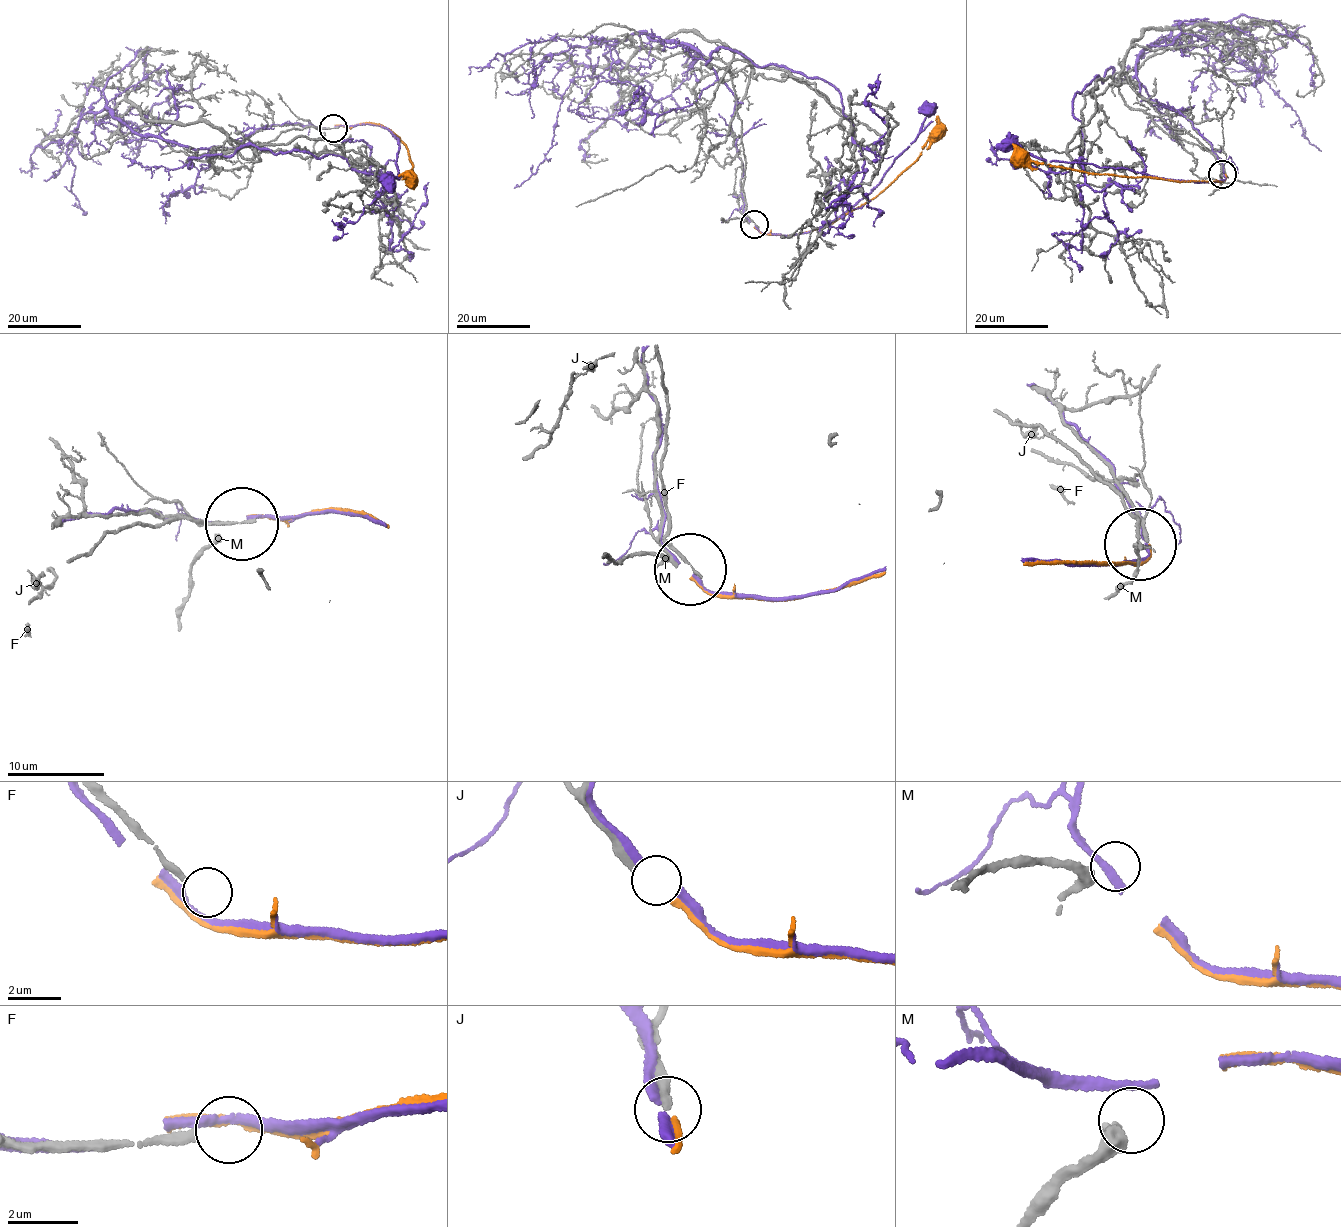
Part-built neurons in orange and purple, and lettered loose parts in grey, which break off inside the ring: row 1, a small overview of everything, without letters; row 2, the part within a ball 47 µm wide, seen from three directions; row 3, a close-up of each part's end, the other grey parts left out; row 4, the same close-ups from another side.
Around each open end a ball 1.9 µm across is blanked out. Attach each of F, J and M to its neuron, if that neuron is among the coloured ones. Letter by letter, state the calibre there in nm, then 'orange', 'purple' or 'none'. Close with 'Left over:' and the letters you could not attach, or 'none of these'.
F: 260 nm | none
J: 280 nm | orange
M: 360 nm | none
Left over: F, M

